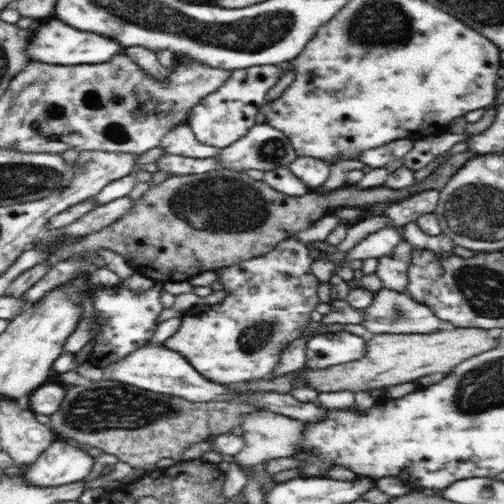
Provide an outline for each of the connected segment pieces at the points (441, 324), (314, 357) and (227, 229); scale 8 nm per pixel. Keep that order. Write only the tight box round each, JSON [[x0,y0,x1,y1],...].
[[357,288,455,335],[305,330,366,369],[52,152,473,282]]

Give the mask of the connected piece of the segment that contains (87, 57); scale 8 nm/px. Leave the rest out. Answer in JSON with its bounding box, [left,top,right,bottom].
[28,20,125,64]

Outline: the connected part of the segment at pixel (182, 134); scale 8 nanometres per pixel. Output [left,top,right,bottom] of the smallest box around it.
[159,122,220,158]

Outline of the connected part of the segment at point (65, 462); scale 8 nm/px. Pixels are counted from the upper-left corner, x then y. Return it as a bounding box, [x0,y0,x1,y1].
[22,439,94,487]

